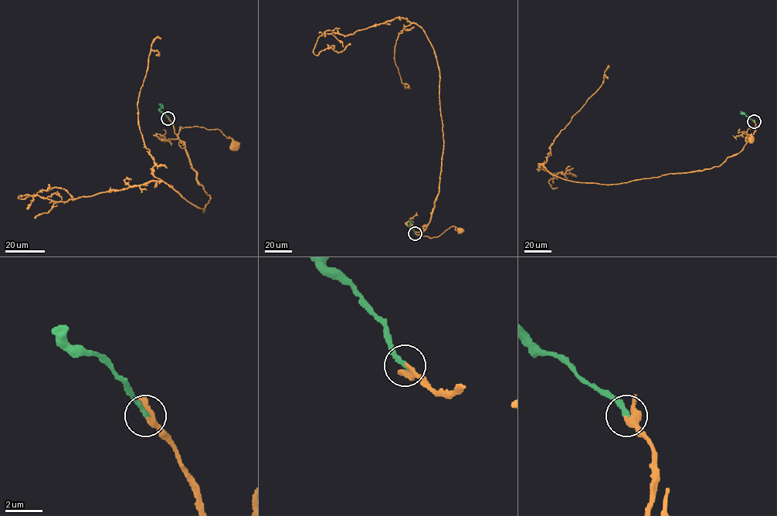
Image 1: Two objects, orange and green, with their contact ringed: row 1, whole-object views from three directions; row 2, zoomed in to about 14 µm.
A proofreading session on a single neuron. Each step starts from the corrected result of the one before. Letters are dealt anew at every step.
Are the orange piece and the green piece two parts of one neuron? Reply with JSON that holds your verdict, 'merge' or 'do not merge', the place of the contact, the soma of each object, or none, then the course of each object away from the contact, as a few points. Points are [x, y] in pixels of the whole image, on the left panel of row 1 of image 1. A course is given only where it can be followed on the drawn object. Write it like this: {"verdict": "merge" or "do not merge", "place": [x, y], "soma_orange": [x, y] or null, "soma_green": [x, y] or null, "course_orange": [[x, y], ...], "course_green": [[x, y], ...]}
{"verdict": "merge", "place": [167, 118], "soma_orange": [234, 145], "soma_green": null, "course_orange": [[167, 118], [176, 134], [181, 127], [218, 129], [235, 144]], "course_green": [[167, 118], [159, 110], [162, 105], [159, 104]]}

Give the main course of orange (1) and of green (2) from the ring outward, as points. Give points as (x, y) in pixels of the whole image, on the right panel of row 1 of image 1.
1: (753, 121), (754, 131), (758, 127), (748, 130), (750, 139)
2: (753, 121), (740, 111)

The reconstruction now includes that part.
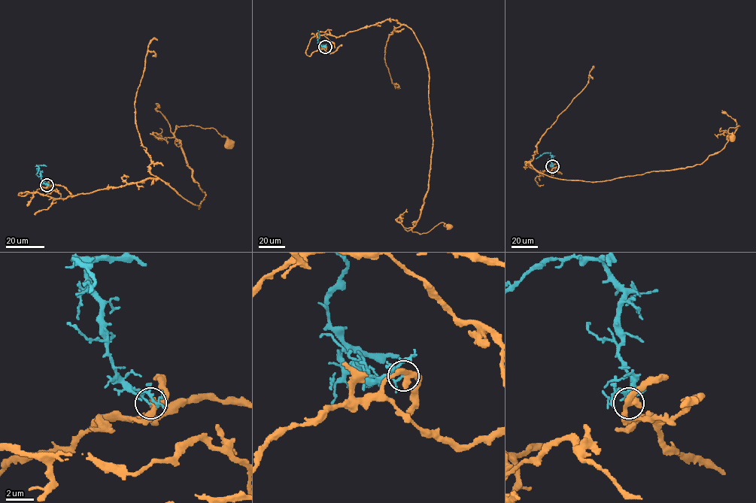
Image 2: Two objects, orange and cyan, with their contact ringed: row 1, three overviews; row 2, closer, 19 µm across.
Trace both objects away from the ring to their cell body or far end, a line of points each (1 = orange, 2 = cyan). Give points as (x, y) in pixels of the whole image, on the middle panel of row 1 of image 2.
1: (325, 46), (305, 53), (316, 34), (388, 19), (413, 31), (429, 75), (432, 144), (411, 230), (449, 225)
2: (325, 46), (320, 45), (317, 30)

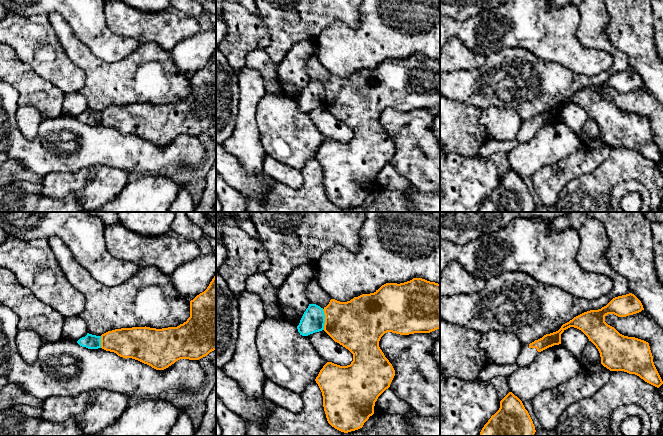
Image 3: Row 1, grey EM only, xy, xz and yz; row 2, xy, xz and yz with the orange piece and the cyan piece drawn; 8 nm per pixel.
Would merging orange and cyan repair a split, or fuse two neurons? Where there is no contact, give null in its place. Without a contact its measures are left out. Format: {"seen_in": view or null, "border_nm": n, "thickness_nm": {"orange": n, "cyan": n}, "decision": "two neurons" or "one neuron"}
{"seen_in": "xz", "border_nm": 170, "thickness_nm": {"orange": 400, "cyan": 190}, "decision": "two neurons"}

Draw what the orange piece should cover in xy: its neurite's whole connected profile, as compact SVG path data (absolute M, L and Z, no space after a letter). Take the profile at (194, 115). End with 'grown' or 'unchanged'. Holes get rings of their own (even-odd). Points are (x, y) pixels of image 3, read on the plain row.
M216 50L207 65L190 77L190 93L177 103L121 104L101 111L101 124L164 146L180 135L199 136L216 126Z; unchanged

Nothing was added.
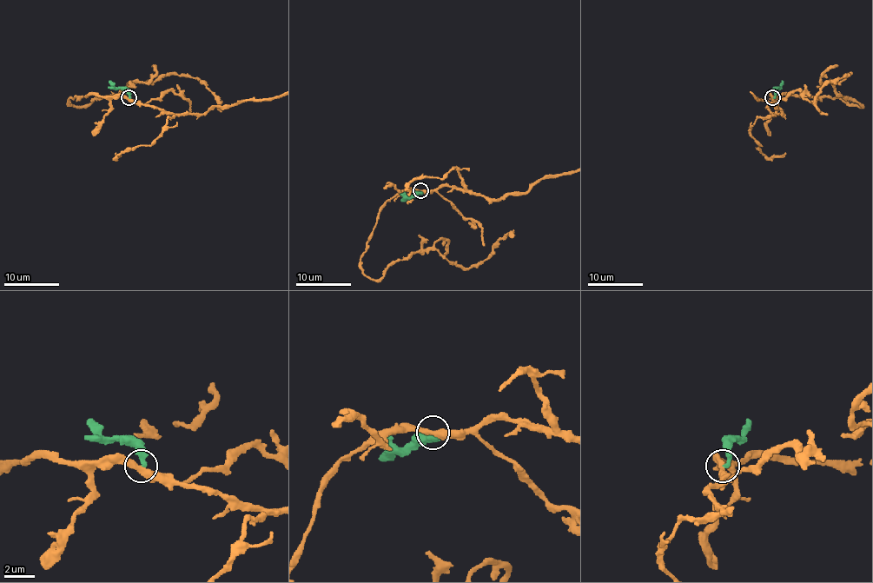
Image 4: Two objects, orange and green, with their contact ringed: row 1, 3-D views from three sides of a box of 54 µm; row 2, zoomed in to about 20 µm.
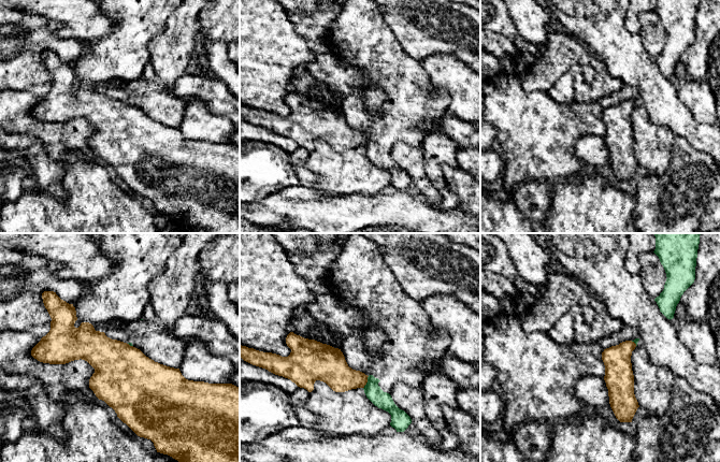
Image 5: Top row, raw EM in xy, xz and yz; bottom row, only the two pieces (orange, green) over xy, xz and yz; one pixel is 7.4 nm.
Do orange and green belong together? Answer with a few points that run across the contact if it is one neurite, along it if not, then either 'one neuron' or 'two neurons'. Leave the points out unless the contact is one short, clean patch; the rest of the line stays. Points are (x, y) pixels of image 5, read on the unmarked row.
xz (369, 135), (363, 147) | two neurons

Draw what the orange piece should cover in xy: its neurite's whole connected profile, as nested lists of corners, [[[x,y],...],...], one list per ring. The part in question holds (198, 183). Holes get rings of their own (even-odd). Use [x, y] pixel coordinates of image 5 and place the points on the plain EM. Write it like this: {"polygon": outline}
{"polygon": [[[44,50],[42,58],[52,81],[49,91],[41,98],[41,100],[32,107],[31,115],[40,121],[49,124],[66,124],[74,119],[85,119],[93,128],[95,132],[89,139],[89,147],[93,150],[99,159],[104,160],[112,167],[117,176],[126,183],[138,196],[150,199],[157,212],[168,214],[177,219],[181,227],[199,228],[212,233],[240,233],[240,147],[232,143],[208,143],[204,141],[193,141],[186,139],[179,128],[170,127],[146,116],[140,109],[130,105],[127,102],[112,99],[104,91],[96,90],[89,82],[82,82],[78,87],[74,86],[77,80],[76,70],[73,63],[69,63],[61,59],[54,50]]]}

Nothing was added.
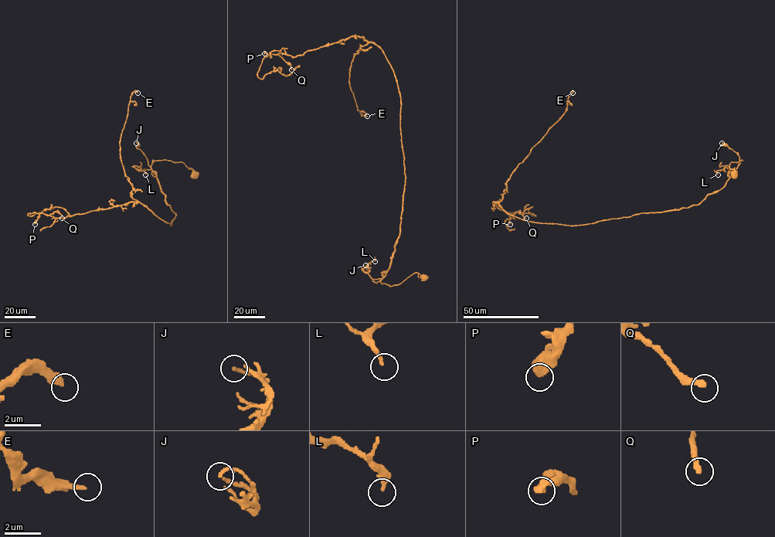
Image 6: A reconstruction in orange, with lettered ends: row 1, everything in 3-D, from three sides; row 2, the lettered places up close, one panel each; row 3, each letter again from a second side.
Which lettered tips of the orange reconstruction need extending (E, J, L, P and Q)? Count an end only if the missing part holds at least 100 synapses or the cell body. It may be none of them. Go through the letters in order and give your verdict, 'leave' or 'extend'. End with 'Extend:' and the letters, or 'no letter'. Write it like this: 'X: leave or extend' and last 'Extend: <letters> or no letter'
E: leave
J: leave
L: leave
P: leave
Q: leave
Extend: no letter

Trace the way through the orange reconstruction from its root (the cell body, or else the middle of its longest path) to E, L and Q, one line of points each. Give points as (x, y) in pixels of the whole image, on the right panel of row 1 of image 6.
E: (733, 174), (742, 160), (721, 188), (678, 209), (573, 226), (508, 214), (506, 181), (572, 93)
L: (733, 174), (729, 164), (742, 160), (734, 171), (725, 167), (716, 171), (718, 175)
Q: (733, 174), (729, 164), (742, 160), (697, 205), (582, 225), (522, 219), (494, 202), (526, 218)

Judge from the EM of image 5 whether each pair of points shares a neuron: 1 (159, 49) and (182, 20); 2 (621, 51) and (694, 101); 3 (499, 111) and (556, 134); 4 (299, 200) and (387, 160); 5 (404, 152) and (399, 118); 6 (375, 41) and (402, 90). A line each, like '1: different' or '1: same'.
1: same
2: different
3: same
4: different
5: different
6: same

